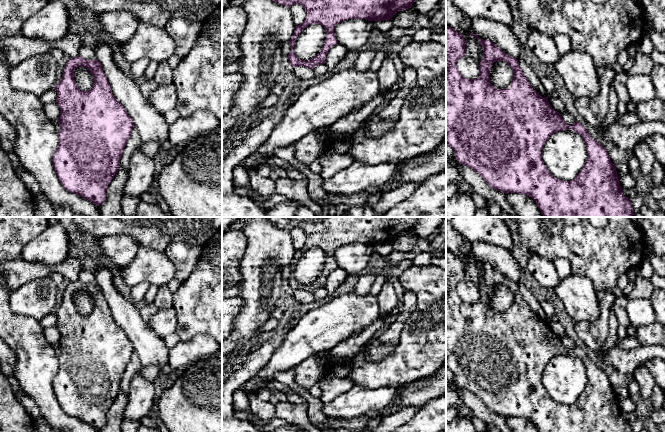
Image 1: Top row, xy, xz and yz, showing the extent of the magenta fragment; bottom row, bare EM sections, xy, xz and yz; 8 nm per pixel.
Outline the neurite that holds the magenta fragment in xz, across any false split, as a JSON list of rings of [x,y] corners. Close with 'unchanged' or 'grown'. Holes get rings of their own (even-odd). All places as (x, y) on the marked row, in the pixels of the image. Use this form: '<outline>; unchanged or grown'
[[[272,0],[283,6],[300,4],[305,8],[305,20],[295,27],[289,44],[290,65],[295,68],[303,66],[313,69],[324,64],[330,48],[338,42],[334,34],[335,26],[348,19],[365,19],[368,21],[390,20],[397,12],[411,8],[415,0]],[[311,24],[320,24],[326,30],[324,44],[320,53],[311,60],[297,58],[293,48],[301,31]]]; unchanged

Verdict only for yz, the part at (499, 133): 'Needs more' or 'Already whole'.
Already whole

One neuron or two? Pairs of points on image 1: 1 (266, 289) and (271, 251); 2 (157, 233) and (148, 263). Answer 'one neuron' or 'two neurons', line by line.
1: one neuron
2: two neurons

